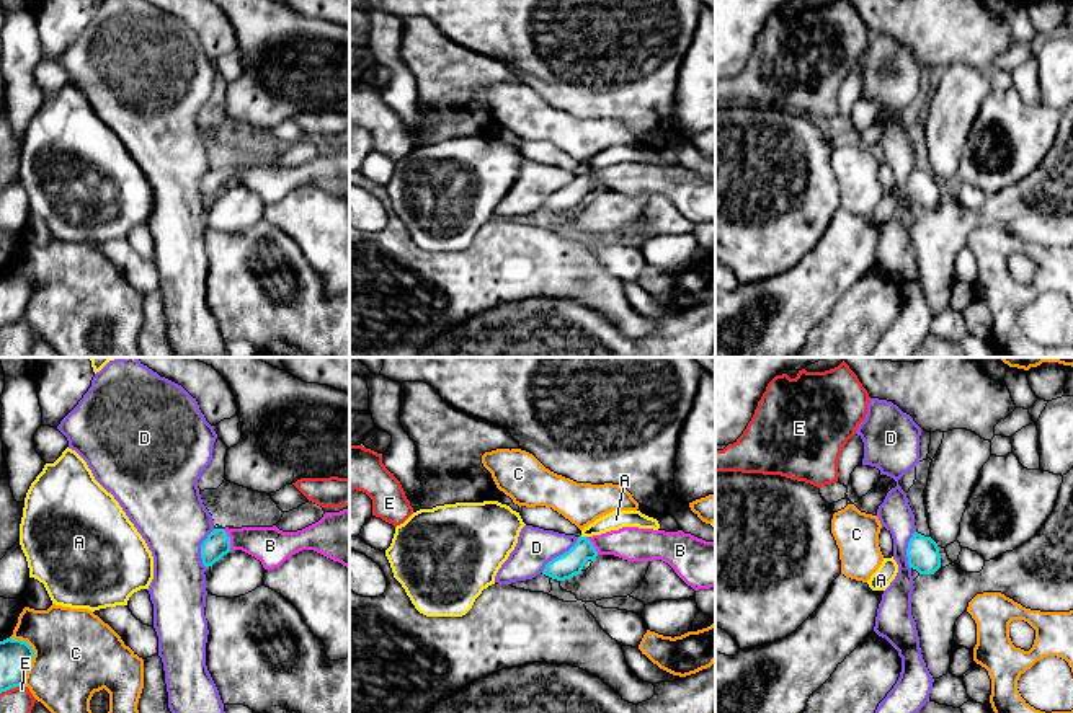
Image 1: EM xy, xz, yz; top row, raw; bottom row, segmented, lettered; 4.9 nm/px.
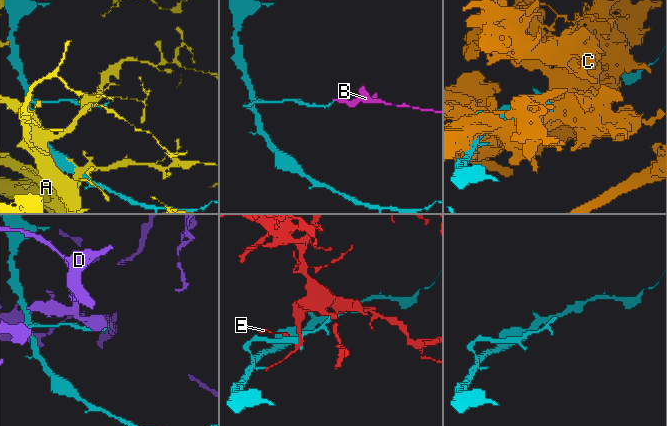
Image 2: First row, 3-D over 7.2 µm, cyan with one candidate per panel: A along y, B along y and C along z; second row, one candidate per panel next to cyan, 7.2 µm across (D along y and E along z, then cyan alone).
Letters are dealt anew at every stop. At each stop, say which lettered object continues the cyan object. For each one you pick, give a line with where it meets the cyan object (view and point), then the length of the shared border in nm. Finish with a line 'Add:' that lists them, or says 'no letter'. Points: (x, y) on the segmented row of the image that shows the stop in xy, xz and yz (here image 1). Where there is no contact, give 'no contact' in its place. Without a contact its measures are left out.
B: contact xy (229, 539); length 110 nm
Add: B

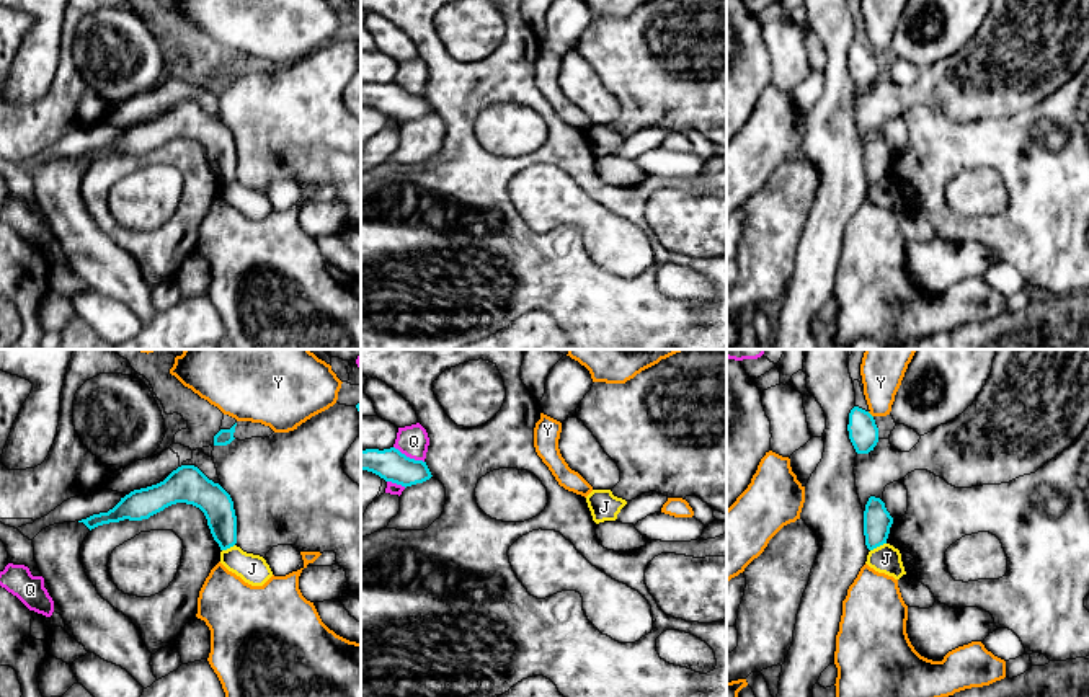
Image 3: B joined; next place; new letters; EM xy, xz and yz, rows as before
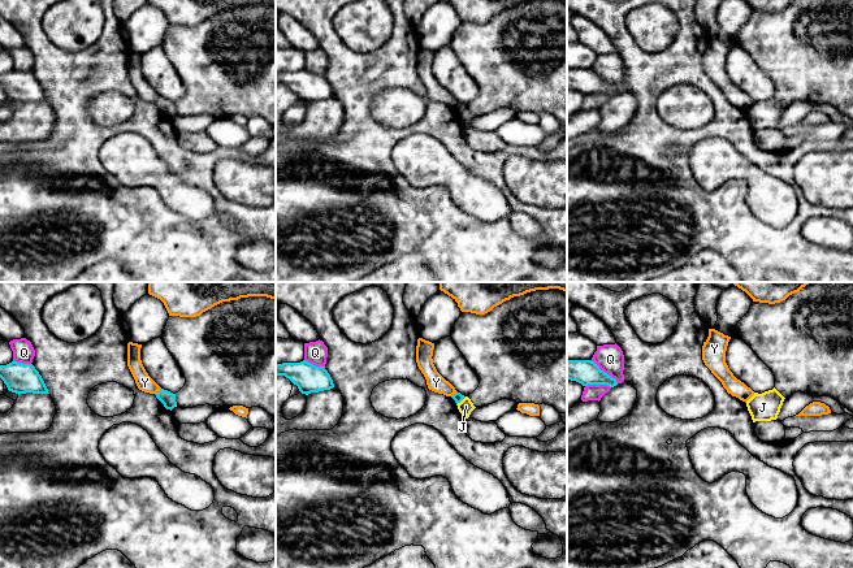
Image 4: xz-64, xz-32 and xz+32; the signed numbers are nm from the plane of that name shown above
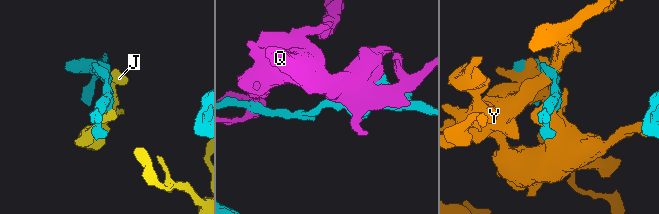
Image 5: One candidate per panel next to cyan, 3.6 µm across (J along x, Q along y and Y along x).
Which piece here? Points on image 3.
Add: no letter

